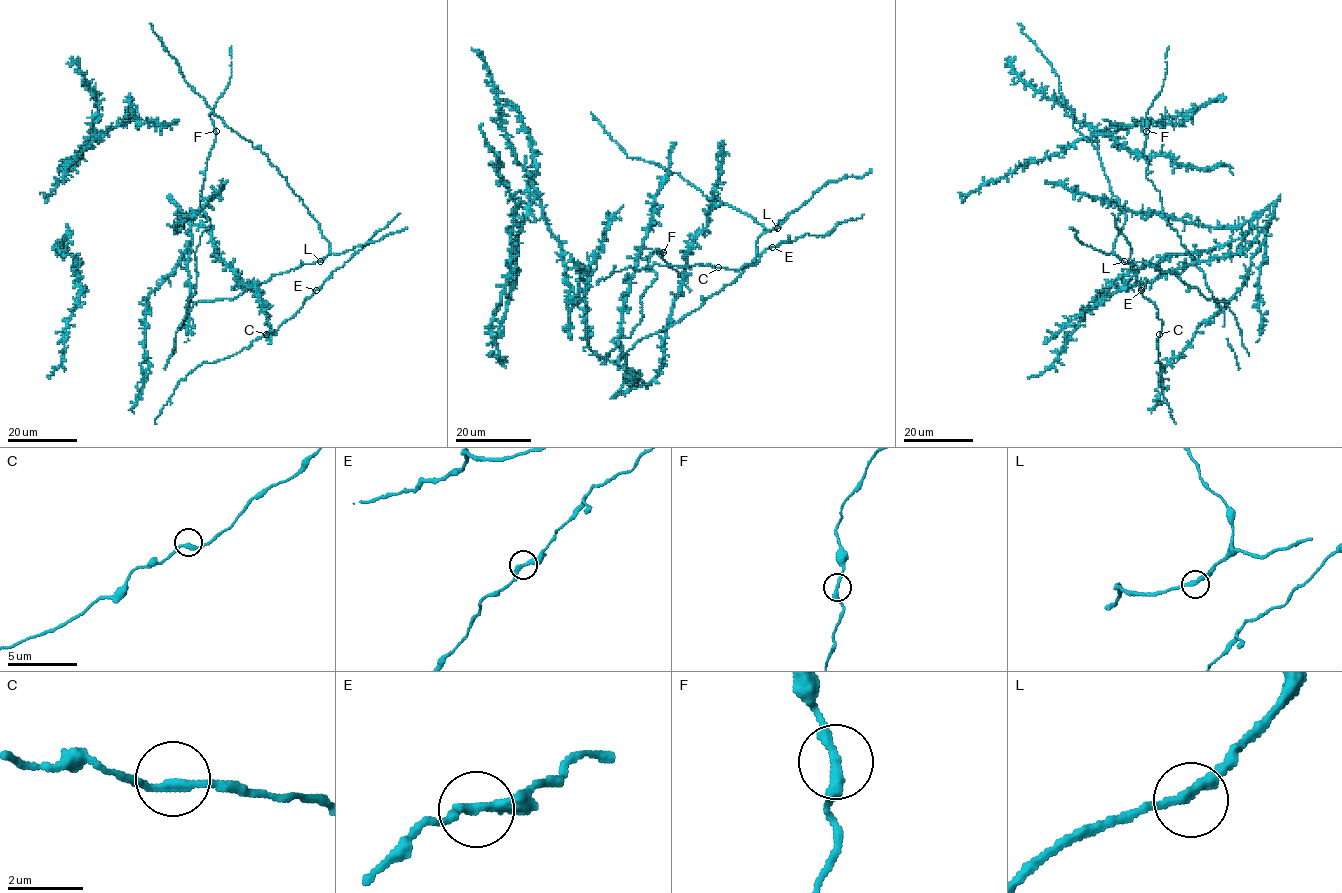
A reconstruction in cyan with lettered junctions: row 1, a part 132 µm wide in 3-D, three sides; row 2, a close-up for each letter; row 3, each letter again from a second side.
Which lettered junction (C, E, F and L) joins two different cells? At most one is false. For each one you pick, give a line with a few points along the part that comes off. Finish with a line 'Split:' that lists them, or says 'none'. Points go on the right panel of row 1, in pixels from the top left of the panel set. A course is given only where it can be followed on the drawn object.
Split: none

